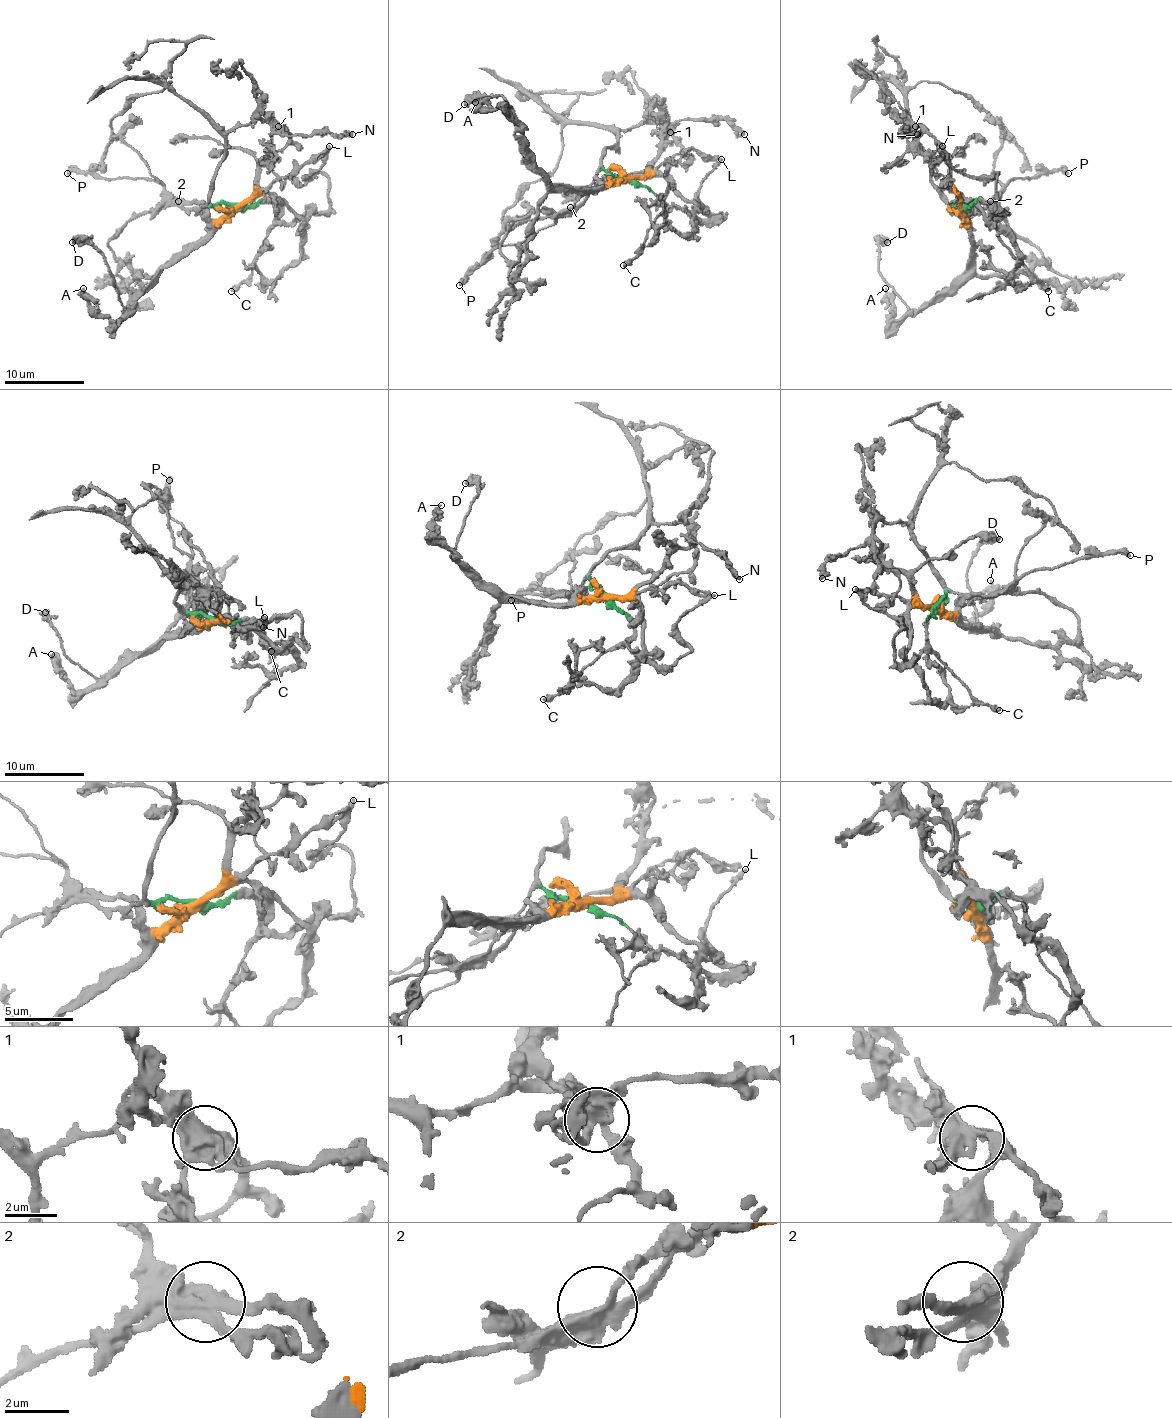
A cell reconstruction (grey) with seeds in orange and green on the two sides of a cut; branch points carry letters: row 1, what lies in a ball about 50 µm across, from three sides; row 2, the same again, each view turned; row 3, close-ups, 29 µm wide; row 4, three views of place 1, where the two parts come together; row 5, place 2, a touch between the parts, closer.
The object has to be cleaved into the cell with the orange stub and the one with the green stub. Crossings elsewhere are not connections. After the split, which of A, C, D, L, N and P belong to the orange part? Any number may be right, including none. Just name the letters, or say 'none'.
A, D, N, P

